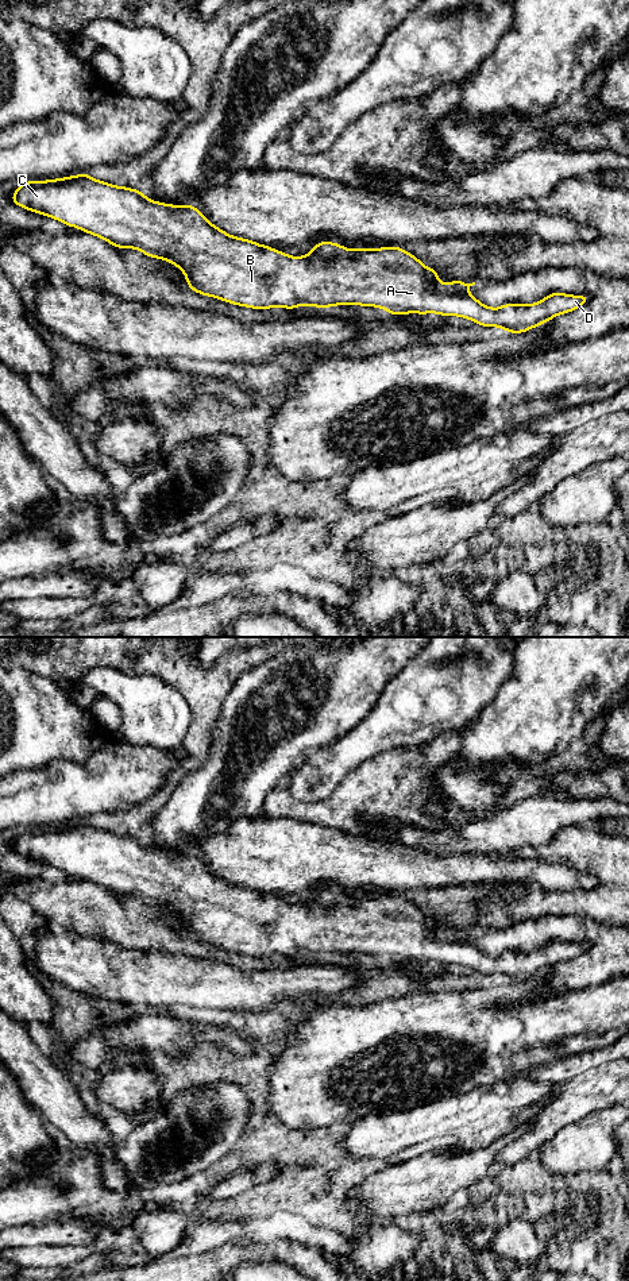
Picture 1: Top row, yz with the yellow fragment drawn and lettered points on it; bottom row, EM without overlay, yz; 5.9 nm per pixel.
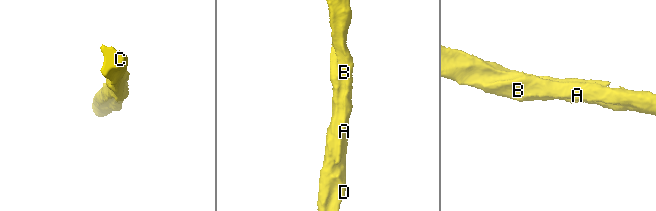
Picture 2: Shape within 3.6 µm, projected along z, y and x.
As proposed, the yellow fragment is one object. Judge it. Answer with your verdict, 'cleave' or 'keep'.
keep

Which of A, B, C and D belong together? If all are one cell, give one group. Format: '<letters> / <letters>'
A B C D

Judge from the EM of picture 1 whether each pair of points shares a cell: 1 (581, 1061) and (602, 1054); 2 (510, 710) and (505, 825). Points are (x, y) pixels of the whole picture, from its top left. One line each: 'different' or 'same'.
1: same
2: different

